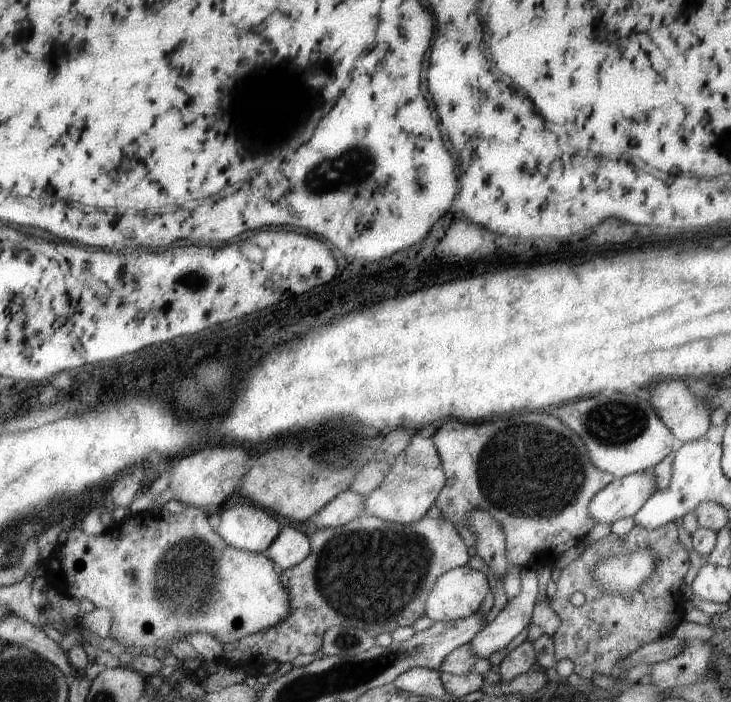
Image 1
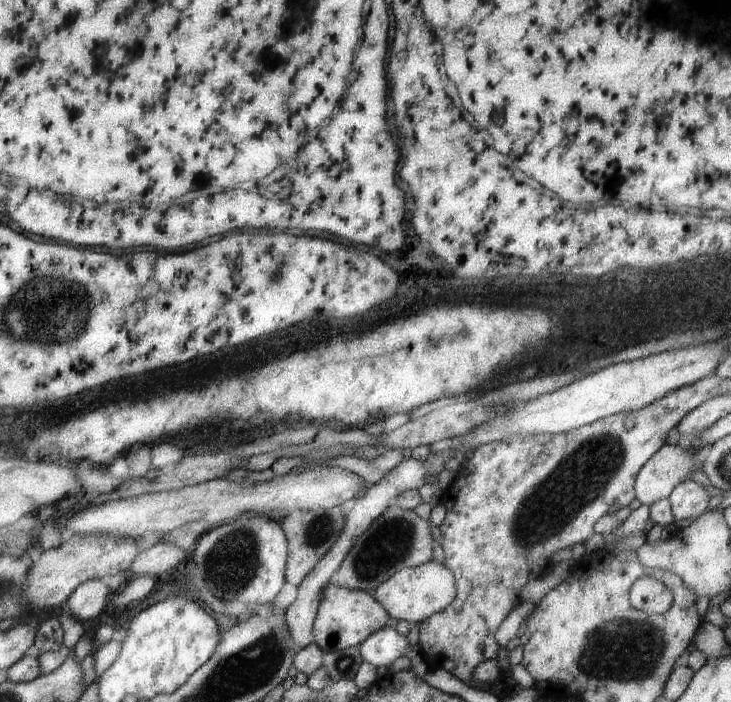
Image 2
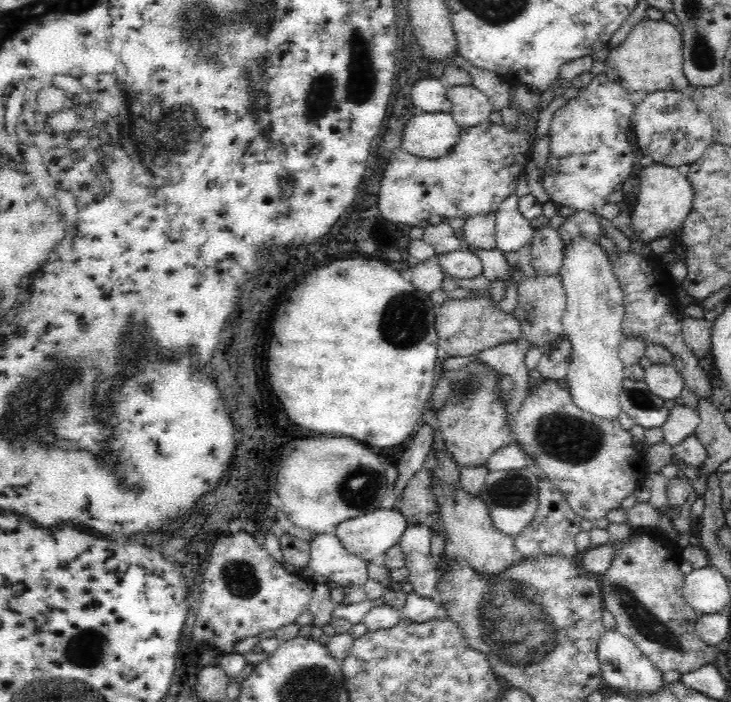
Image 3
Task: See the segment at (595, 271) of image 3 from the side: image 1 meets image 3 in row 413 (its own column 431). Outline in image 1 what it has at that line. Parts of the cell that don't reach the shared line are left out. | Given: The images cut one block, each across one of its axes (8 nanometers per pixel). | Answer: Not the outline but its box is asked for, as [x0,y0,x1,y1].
[425,565,489,622]

